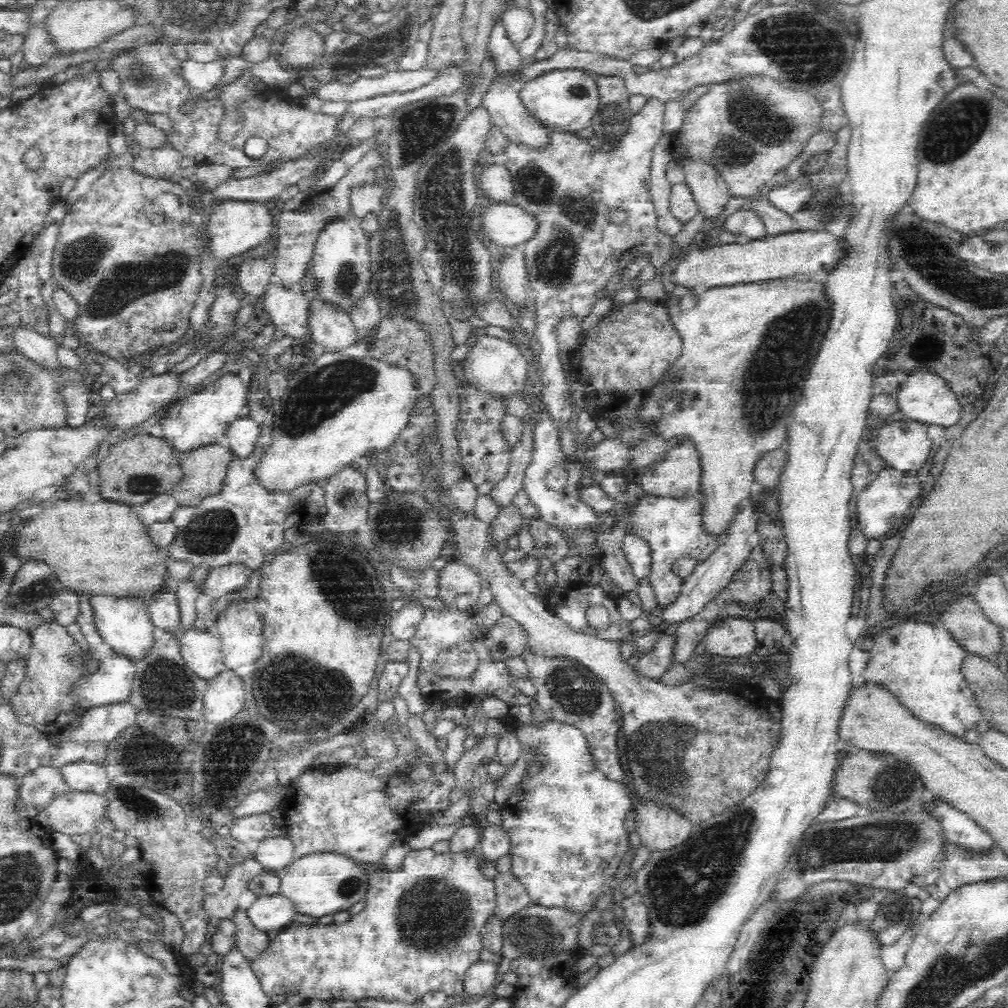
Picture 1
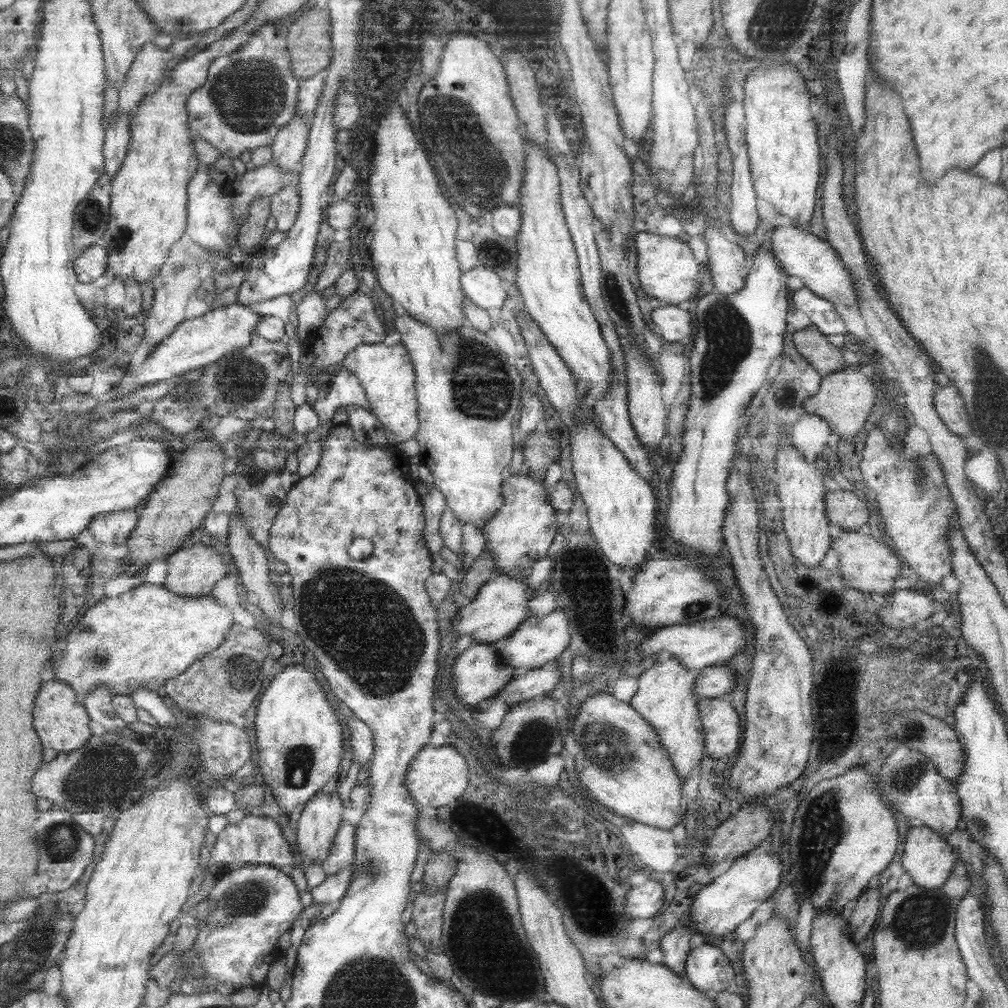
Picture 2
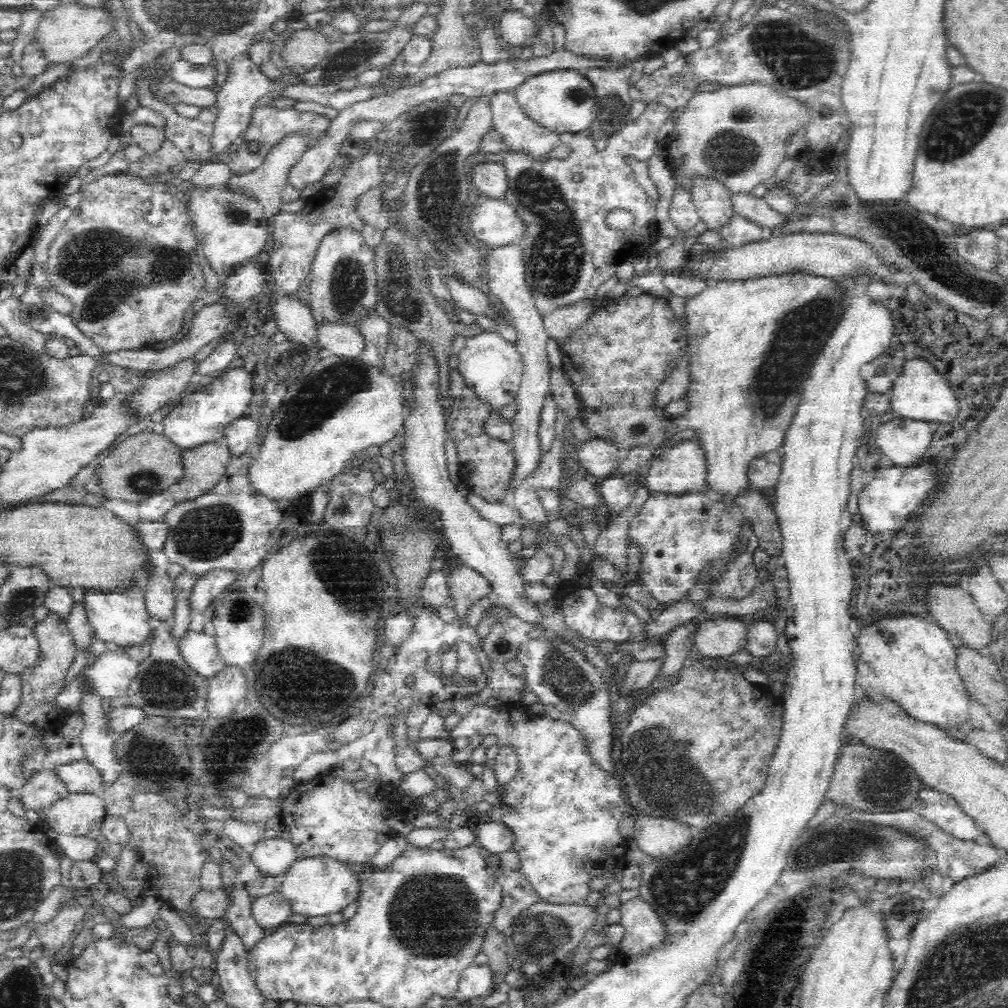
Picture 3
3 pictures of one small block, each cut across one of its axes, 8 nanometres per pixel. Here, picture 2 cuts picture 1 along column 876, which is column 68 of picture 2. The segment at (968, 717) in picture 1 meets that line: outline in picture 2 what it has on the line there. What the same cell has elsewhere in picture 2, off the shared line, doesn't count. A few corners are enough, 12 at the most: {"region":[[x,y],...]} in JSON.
{"region":[[145,582],[91,603],[54,678],[82,703],[169,680],[235,623]]}

